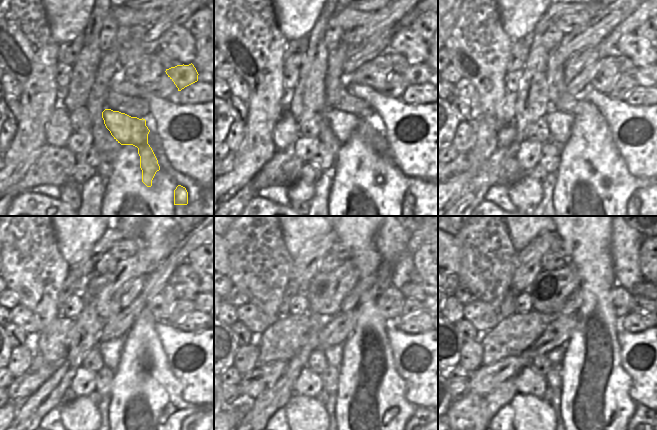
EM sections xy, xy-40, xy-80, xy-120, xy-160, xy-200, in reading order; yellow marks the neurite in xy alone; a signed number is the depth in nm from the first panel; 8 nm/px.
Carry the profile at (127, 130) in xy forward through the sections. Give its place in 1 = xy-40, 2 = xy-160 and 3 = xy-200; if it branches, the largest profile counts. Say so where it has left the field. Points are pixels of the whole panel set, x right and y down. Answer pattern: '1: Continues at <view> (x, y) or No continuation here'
1: Continues at xy-40 (344, 124)
2: Continues at xy-160 (337, 349)
3: Continues at xy-200 (561, 350)

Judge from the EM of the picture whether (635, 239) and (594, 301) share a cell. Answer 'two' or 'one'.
two

